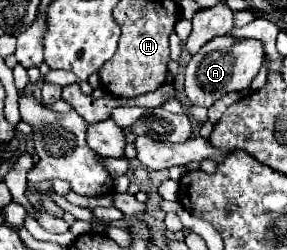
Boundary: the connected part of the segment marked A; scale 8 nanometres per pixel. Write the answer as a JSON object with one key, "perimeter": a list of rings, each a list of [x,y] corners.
{"perimeter":[[[215,37],[195,53],[185,69],[185,95],[191,105],[211,107],[217,99],[229,91],[243,91],[251,85],[263,61],[263,45],[257,39],[235,39],[235,37]]]}

